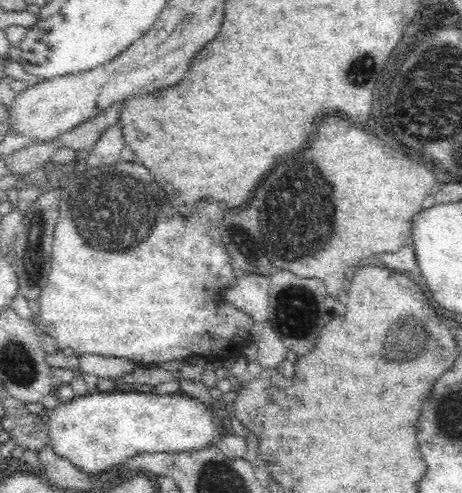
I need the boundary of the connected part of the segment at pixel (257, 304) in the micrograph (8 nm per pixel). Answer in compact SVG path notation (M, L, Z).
M240 276L239 284L232 291L224 288L220 297L236 304L253 322L266 324L269 320L269 278Z

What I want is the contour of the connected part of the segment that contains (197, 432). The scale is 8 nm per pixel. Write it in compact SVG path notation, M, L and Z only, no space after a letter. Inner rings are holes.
M121 391L118 393L88 393L87 395L75 397L72 401L65 404L58 403L54 410L48 410L48 417L44 420L44 425L47 428L47 435L49 438L49 443L52 445L53 451L60 456L60 458L65 458L77 468L82 474L97 475L105 470L108 470L111 466L115 464L124 462L124 460L129 460L132 456L137 454L144 454L145 452L182 452L187 450L198 450L201 448L206 448L213 445L216 436L216 423L212 419L212 411L210 408L206 407L200 400L189 396L184 392L177 392L174 394L157 394L155 392L146 393L138 391Z

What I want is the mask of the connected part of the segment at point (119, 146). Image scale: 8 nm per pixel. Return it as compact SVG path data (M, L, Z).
M121 125L114 126L108 132L104 132L95 148L91 149L90 156L86 158L87 166L98 168L118 164L125 147L126 141Z

